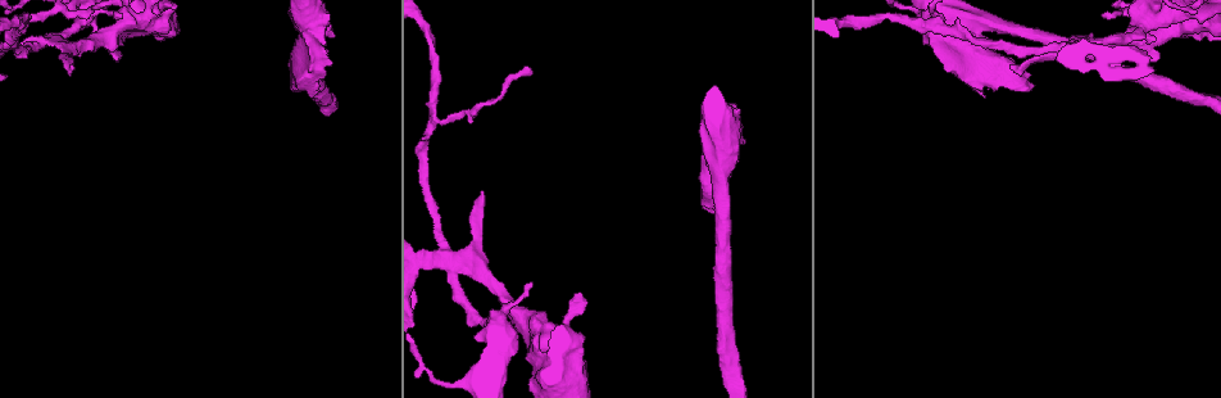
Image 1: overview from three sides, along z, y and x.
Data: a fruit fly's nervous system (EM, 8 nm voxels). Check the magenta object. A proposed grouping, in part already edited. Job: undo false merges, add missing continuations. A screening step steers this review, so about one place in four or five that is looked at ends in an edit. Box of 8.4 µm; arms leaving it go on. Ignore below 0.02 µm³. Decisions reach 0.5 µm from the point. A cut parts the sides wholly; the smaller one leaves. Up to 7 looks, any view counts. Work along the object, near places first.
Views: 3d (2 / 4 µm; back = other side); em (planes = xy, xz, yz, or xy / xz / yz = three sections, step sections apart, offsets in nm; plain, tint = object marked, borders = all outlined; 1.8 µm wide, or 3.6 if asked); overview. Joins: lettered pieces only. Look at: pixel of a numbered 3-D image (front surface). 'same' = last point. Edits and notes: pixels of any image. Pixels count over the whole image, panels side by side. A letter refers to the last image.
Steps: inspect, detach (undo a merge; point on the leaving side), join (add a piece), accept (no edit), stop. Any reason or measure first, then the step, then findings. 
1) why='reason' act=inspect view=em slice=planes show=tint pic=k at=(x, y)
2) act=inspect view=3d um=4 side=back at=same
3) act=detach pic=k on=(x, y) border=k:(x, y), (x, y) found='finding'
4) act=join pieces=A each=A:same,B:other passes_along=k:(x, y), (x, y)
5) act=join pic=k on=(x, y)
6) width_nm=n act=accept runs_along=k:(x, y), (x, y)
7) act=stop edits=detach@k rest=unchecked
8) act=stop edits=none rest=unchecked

why='four-way junction' act=inspect view=em slice=xy step=4 show=borders pic=1 at=(446, 259)

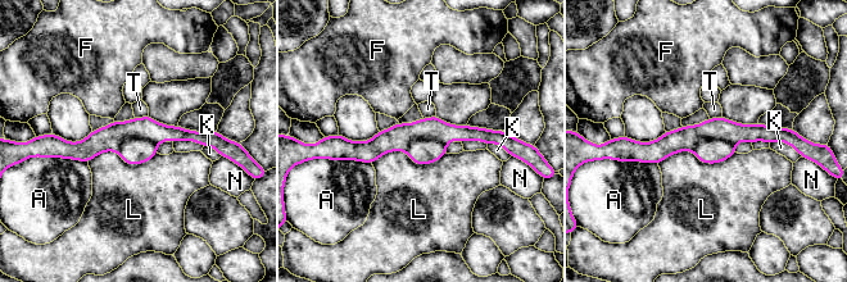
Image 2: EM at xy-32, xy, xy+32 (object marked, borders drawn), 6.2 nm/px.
width_nm=280 act=detach pic=2 on=(710, 151) each=A:other,F:other,K:other,L:other,N:other,T:other border=2:(733, 145), (701, 139), (692, 150) found='two neurons meet here'

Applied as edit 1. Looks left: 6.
act=inspect view=overview

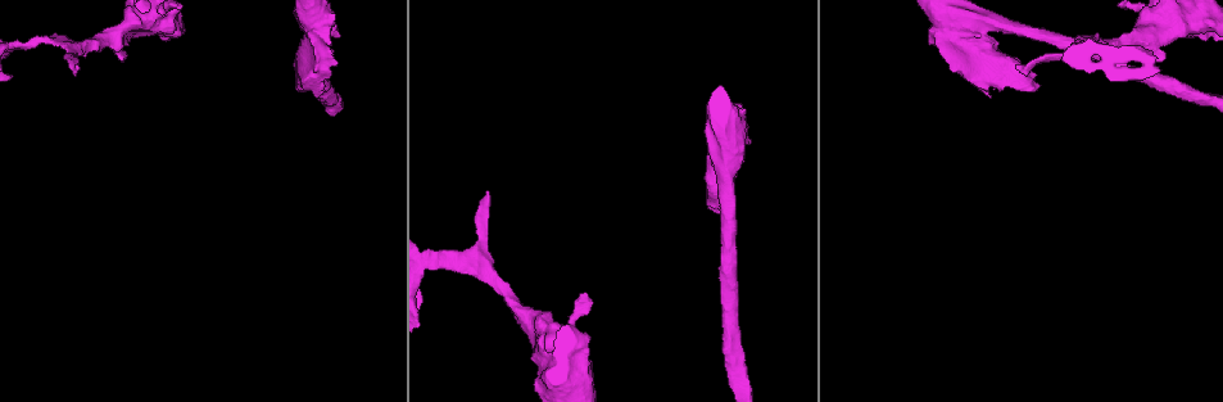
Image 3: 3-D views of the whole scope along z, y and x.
why='branch stops here' act=inspect view=3d um=4 pic=3 at=(121, 61)

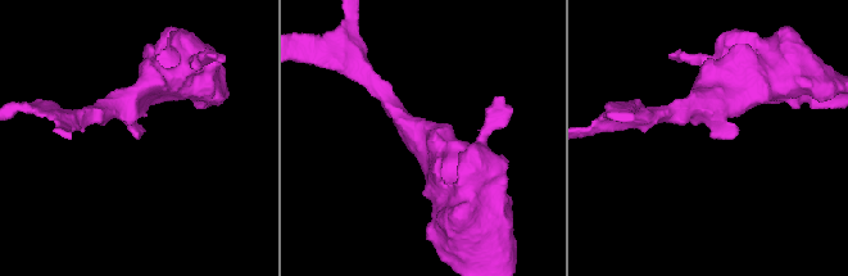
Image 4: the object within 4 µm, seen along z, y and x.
why='now the EM' act=inspect view=em slice=planes show=tint pic=4 at=(714, 137)

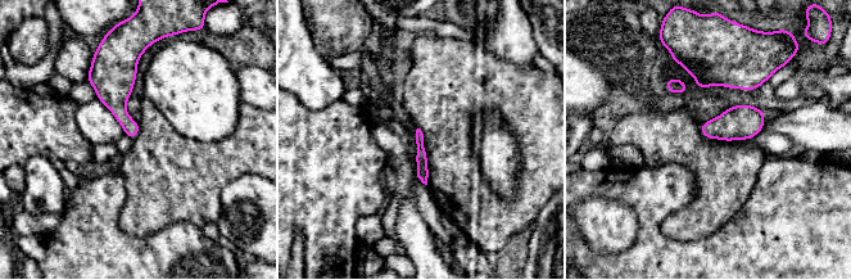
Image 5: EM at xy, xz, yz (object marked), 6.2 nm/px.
act=inspect view=em slice=planes show=borders at=same

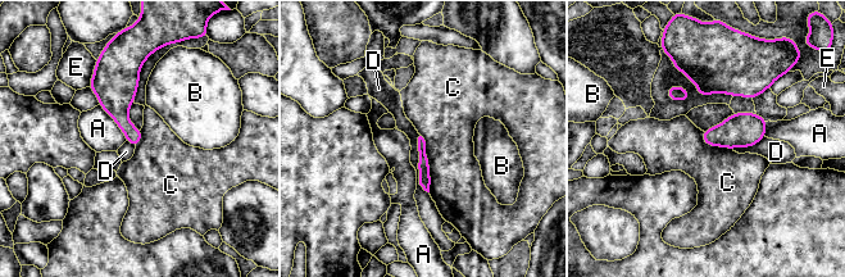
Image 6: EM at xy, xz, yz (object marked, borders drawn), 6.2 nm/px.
longest_contact=D:380nm act=accept each=A:other,B:other,C:other,D:other,E:other found='none of them fits'

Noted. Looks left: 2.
act=stop edits=detach@2 rest=unchecked

